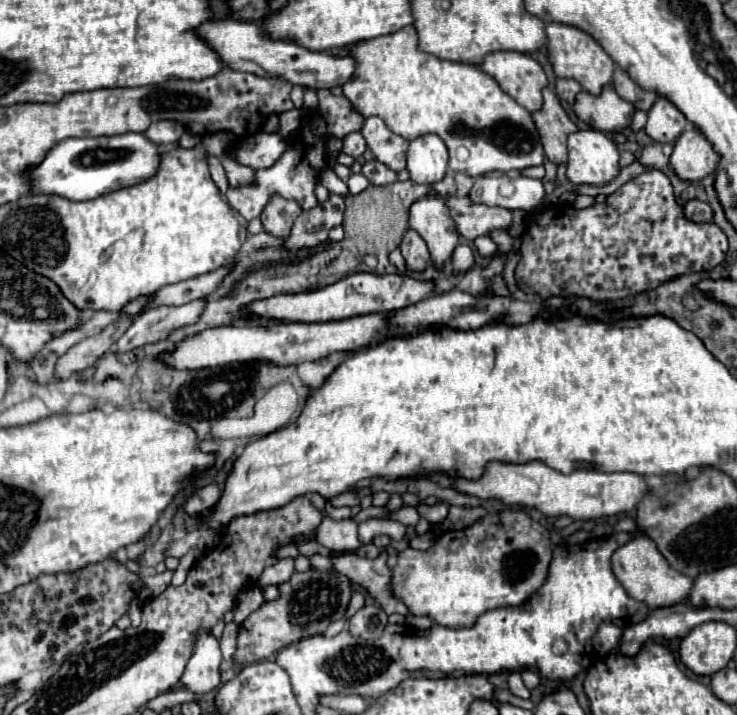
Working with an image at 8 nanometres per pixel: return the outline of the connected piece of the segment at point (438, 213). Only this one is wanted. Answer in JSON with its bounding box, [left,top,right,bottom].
[410,190,458,266]

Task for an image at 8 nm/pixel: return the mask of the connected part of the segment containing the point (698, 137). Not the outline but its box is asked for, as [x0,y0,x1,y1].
[670,128,718,182]

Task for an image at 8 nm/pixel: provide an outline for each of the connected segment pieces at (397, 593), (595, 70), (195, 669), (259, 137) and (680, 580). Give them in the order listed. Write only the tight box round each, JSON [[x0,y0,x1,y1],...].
[[390,510,552,628],[546,22,616,96],[182,630,222,694],[236,132,290,170],[612,534,692,608]]

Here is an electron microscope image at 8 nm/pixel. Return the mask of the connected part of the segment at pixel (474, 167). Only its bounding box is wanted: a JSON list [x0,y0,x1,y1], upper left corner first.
[336,26,544,178]

